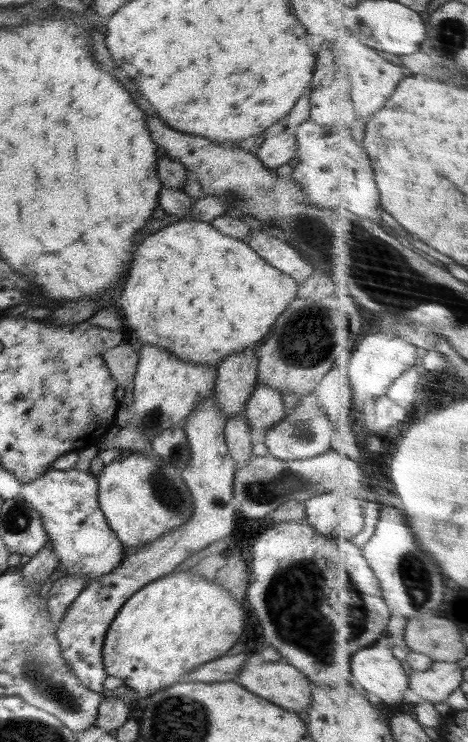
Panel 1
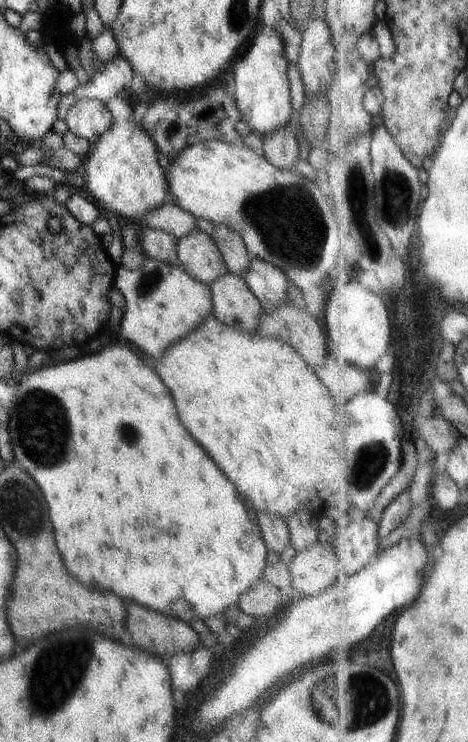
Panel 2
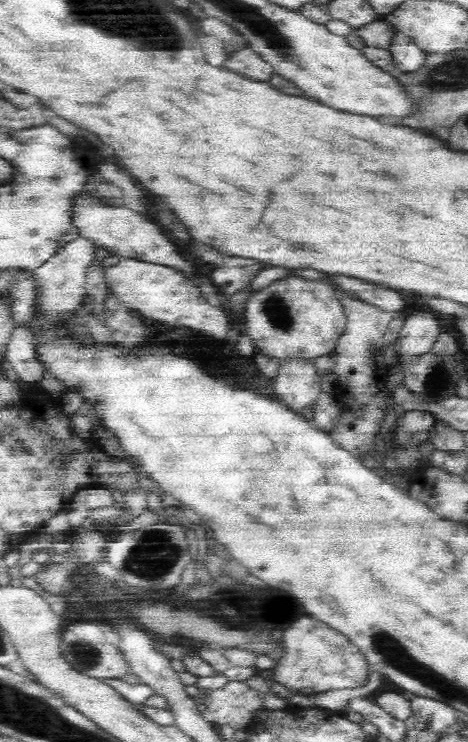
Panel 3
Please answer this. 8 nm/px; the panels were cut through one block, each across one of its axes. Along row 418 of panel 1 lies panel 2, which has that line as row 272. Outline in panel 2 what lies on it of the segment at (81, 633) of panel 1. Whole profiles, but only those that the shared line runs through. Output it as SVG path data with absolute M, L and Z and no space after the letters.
M195 230L188 236L177 239L177 255L182 268L194 279L212 284L228 272L212 236Z

